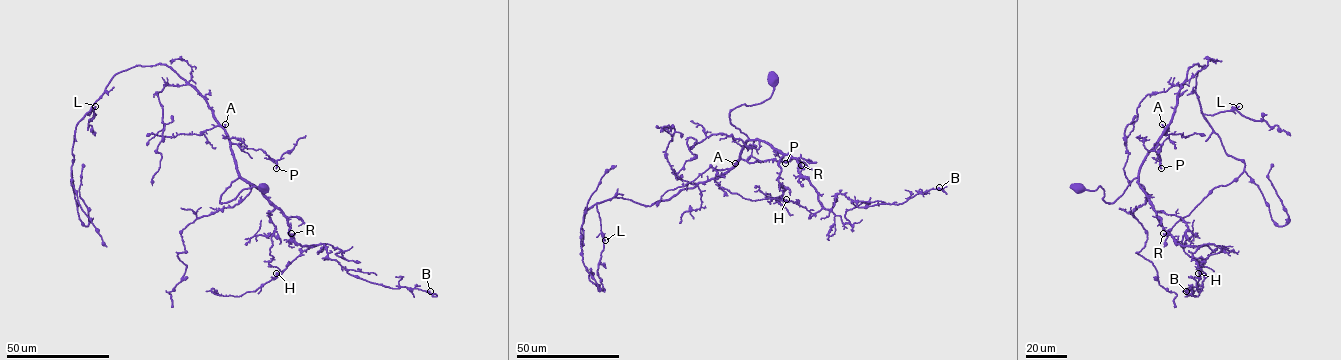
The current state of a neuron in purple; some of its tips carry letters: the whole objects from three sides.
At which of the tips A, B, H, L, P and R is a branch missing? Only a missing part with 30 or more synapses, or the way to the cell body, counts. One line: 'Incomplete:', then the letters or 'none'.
Incomplete: P

